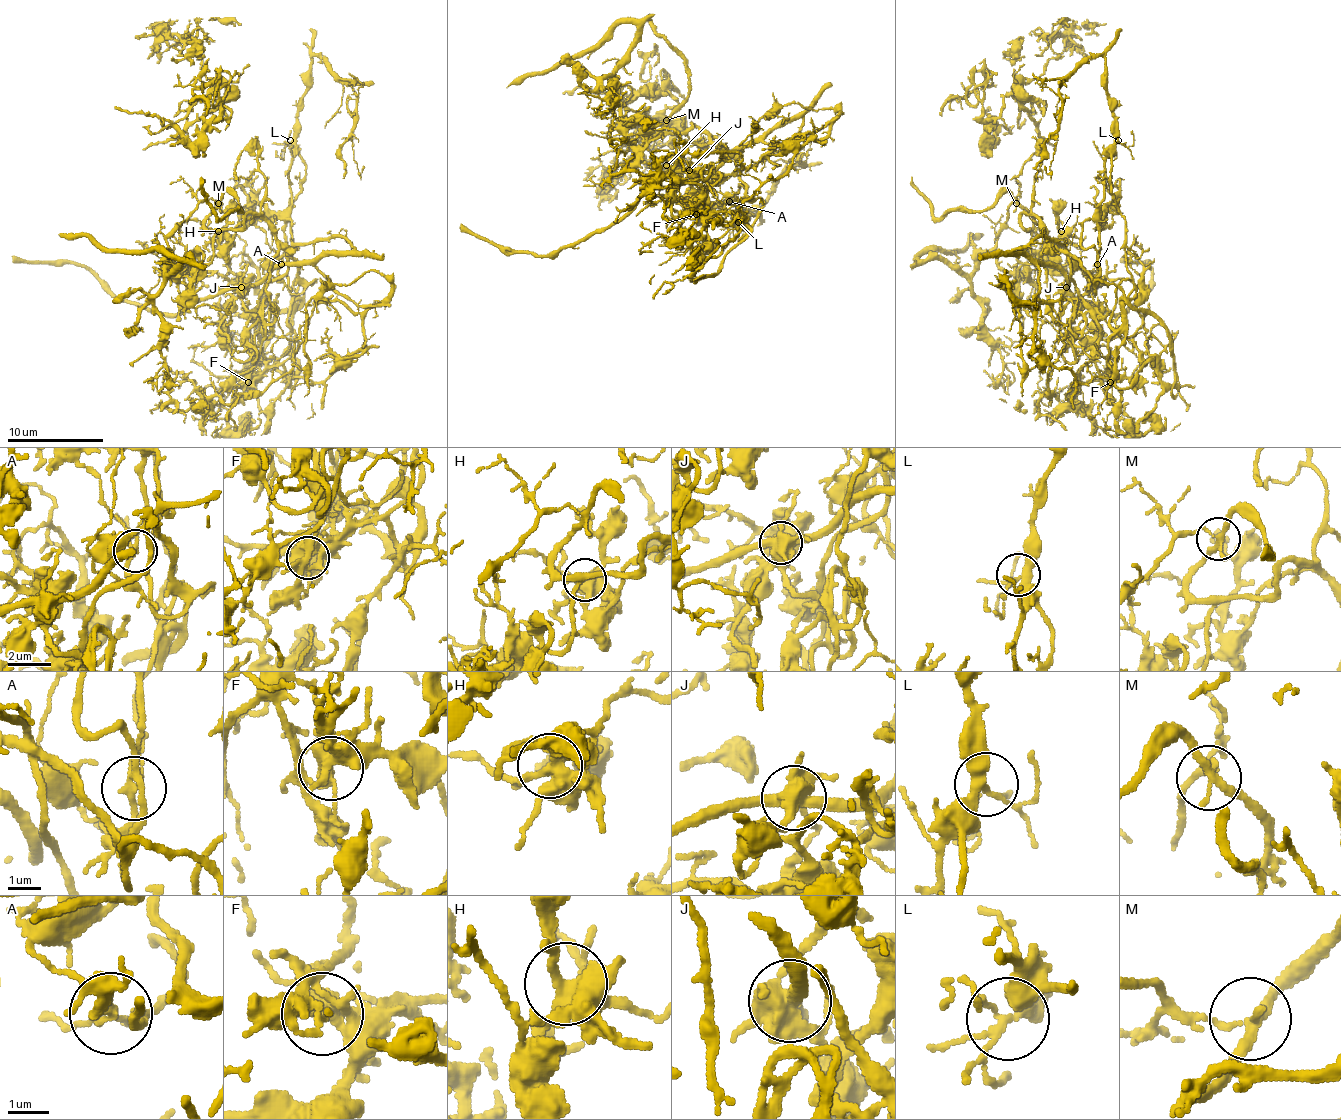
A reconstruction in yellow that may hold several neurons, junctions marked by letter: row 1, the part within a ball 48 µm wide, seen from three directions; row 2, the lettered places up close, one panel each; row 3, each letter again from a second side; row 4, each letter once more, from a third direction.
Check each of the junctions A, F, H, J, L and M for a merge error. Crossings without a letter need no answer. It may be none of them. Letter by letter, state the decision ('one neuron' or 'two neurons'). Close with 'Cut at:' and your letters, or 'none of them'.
A: two neurons
F: two neurons
H: one neuron
J: two neurons
L: one neuron
M: two neurons
Cut at: A, F, J, M

